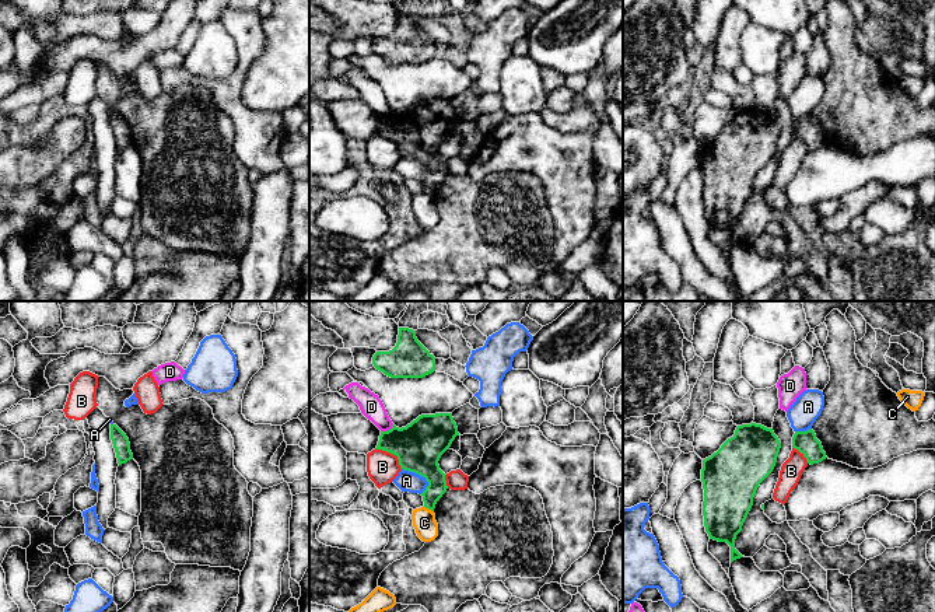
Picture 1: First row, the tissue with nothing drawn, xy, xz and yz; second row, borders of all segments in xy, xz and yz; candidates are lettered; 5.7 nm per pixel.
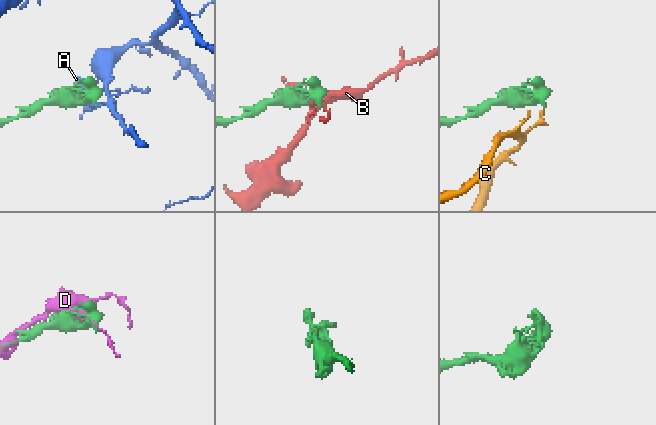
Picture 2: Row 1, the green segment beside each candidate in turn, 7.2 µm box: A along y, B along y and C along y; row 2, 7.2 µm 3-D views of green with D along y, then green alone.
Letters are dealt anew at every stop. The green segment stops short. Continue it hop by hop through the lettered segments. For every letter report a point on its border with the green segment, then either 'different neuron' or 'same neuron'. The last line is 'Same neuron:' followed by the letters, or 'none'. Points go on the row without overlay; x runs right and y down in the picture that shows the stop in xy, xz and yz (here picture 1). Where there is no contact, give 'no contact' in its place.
A: xz (420, 161) | different neuron
B: xz (392, 139) | different neuron
C: xz (429, 195) | different neuron
D: xz (388, 116) | different neuron
Same neuron: none

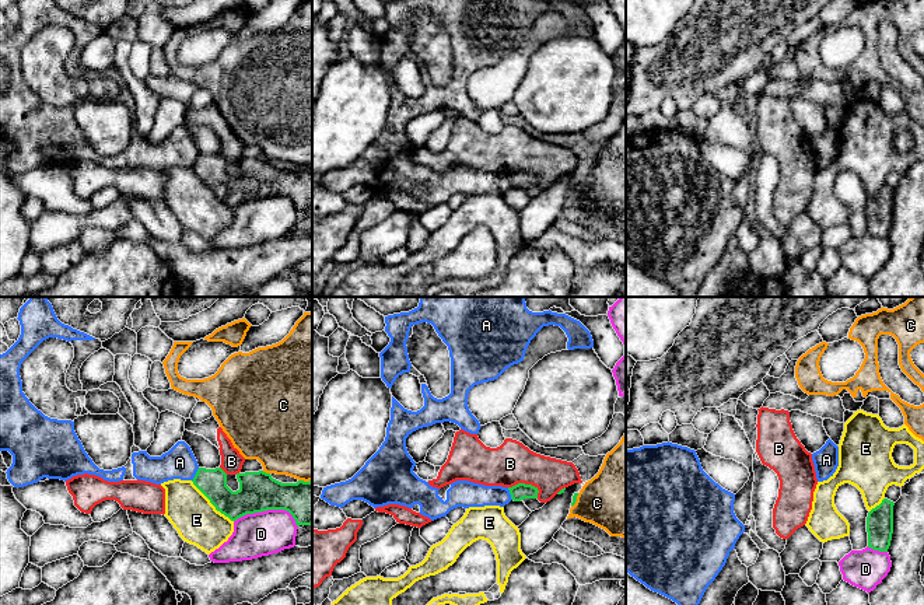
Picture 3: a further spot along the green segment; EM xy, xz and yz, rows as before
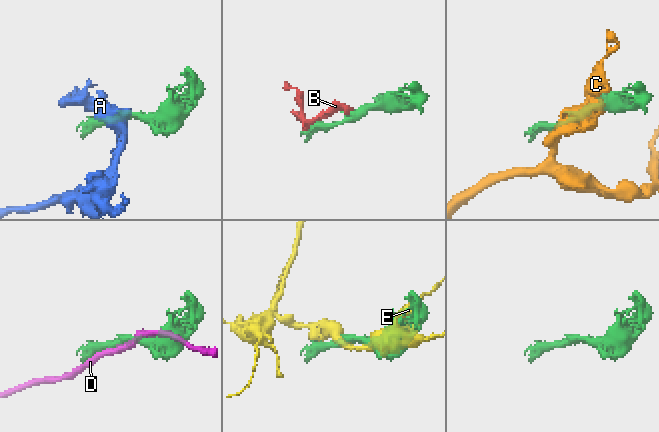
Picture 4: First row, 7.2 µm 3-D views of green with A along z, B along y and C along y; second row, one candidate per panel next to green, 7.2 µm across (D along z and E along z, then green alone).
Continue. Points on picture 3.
A: xy (195, 161) | different neuron
B: xz (524, 170) | different neuron
C: xy (265, 158) | different neuron
D: xy (269, 195) | different neuron
E: xy (210, 188) | different neuron
Same neuron: none

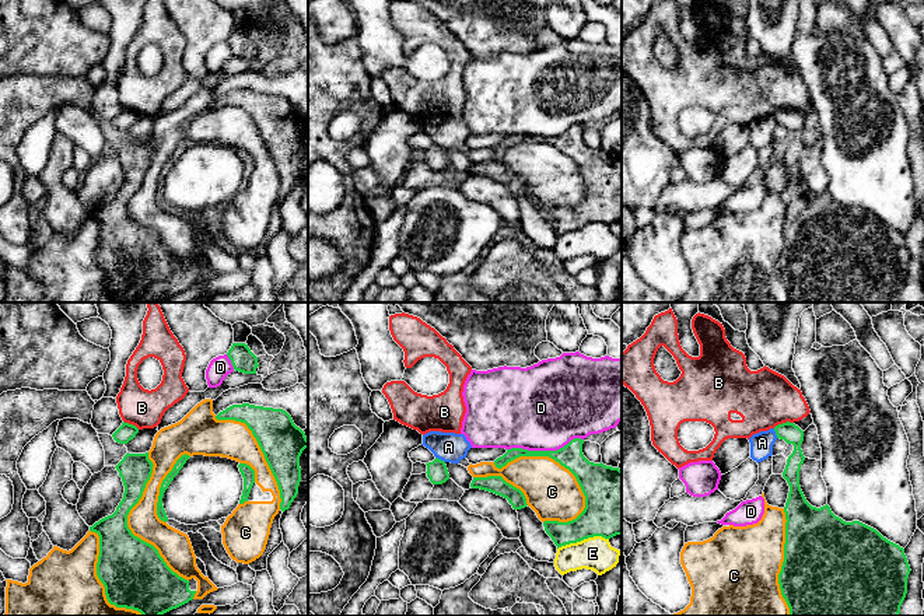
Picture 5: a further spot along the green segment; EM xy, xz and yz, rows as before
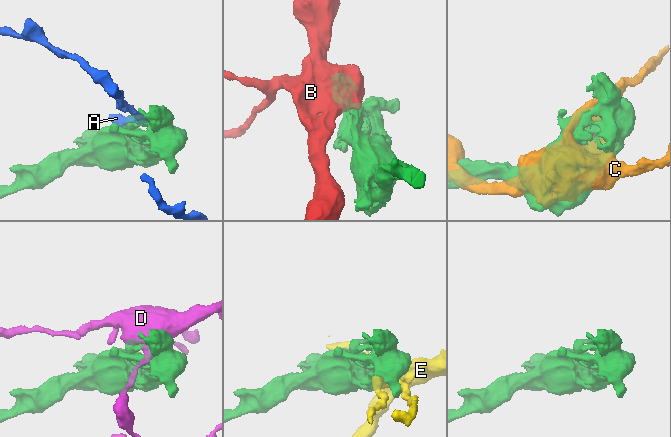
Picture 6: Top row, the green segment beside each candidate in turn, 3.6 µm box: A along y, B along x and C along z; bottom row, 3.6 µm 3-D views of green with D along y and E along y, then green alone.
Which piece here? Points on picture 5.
A: xz (440, 146) | different neuron
B: yz (783, 109) | different neuron
C: xz (550, 143) | different neuron
D: xz (545, 137) | different neuron
E: xz (583, 226) | different neuron
Same neuron: none

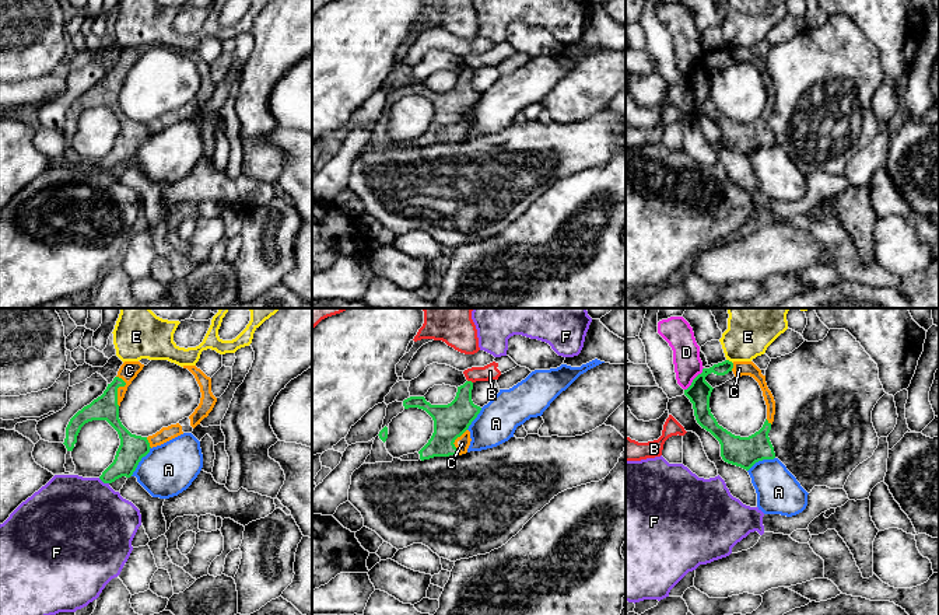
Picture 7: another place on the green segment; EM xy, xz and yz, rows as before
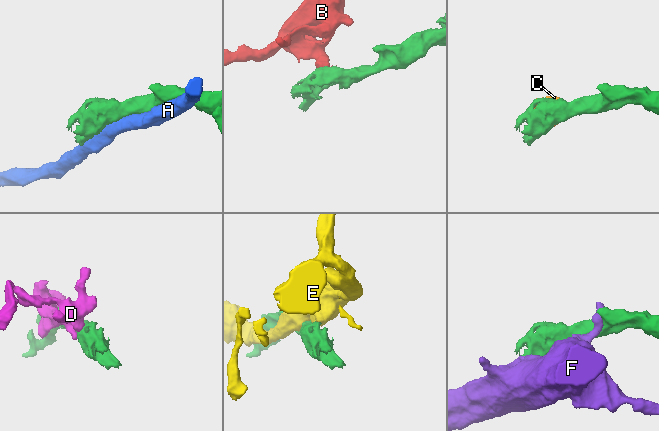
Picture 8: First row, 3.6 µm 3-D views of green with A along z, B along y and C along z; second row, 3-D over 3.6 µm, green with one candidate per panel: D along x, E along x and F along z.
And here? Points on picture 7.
A: xy (140, 146) | different neuron
B: xz (470, 67) | different neuron
C: xy (118, 73) | same neuron
D: yz (694, 65) | different neuron
E: yz (728, 46) | different neuron
F: xy (104, 168) | different neuron
Same neuron: C

